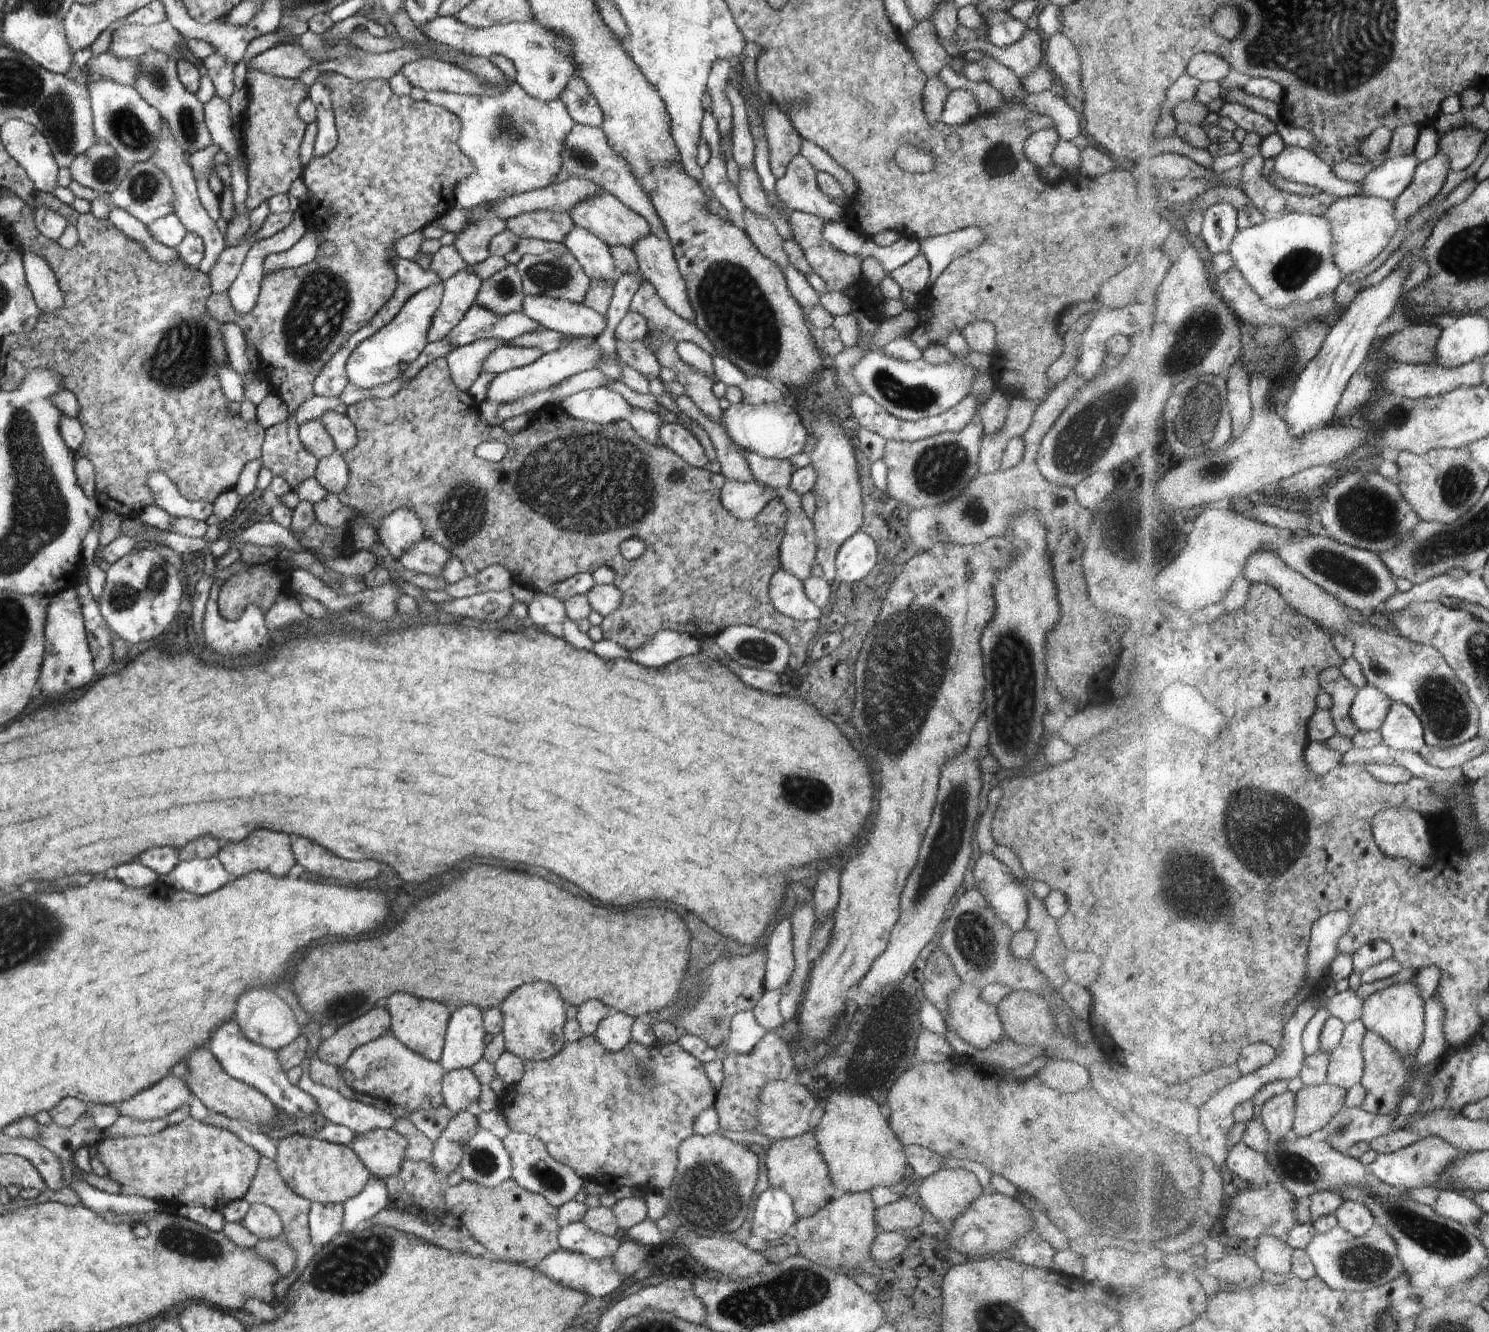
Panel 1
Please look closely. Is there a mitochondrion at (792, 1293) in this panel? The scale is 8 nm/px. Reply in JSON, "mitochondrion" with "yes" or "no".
{"mitochondrion":"yes"}

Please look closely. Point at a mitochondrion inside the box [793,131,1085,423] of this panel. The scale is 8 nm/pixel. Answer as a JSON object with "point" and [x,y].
{"point":[911,396]}

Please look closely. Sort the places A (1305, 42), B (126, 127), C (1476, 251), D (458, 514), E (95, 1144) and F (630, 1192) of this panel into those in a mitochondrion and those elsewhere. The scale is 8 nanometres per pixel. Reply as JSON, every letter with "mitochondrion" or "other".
{"A":"mitochondrion","B":"mitochondrion","C":"mitochondrion","D":"mitochondrion","E":"other","F":"other"}

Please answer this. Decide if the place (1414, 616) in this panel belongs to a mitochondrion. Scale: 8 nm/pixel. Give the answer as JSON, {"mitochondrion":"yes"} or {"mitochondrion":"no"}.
{"mitochondrion":"yes"}

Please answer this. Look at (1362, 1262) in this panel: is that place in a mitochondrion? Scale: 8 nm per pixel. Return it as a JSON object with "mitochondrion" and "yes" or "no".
{"mitochondrion":"yes"}

